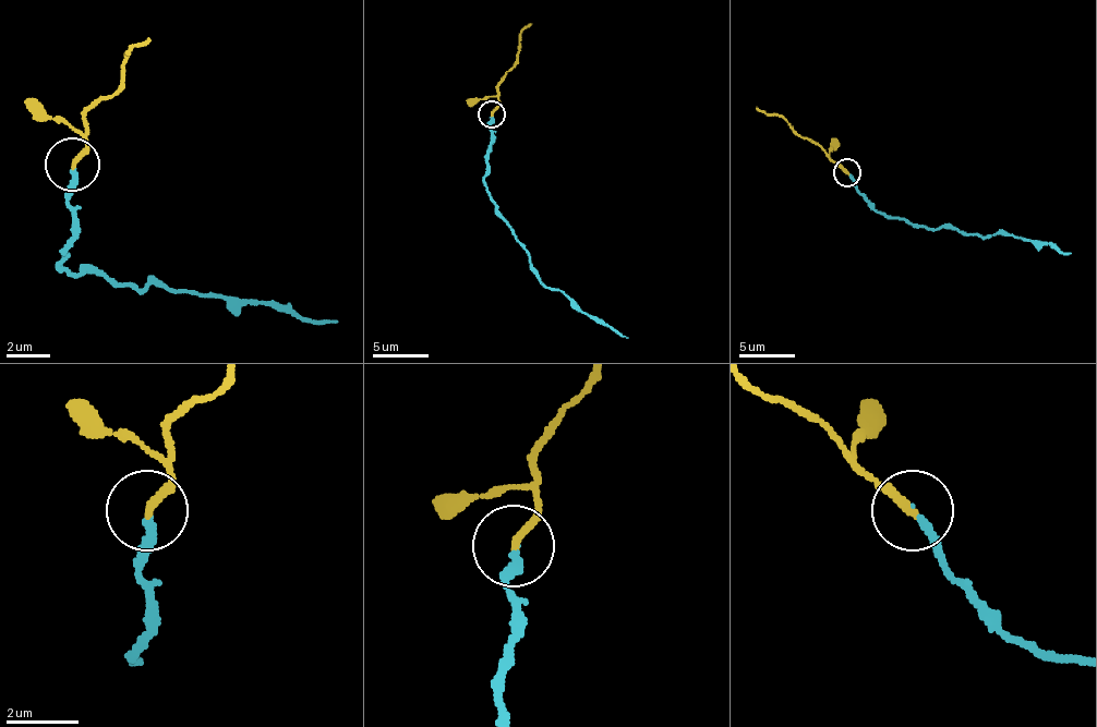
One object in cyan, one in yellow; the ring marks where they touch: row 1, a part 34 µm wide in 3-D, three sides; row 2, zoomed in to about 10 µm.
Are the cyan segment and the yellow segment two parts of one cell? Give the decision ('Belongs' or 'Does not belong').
Belongs

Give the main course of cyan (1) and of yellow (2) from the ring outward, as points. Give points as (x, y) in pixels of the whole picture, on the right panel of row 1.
1: (847, 171), (856, 191), (876, 210), (931, 227), (956, 227), (976, 235), (1012, 233), (1071, 252)
2: (847, 171), (781, 116), (767, 116), (756, 107)

